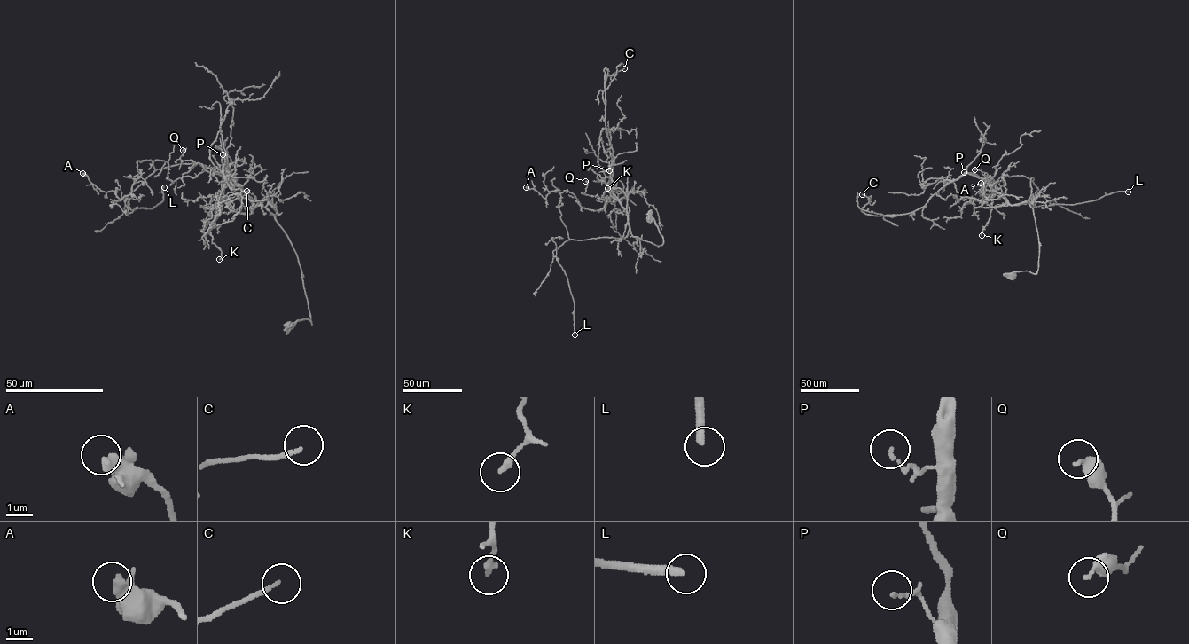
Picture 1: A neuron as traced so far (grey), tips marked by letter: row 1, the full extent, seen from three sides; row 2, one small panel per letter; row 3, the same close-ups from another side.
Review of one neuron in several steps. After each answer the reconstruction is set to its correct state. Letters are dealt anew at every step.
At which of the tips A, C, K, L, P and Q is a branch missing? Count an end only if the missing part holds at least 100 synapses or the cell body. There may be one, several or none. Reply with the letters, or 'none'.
L

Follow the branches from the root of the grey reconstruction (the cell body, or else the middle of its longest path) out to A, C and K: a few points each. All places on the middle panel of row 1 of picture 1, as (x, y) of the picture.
A: (650, 219), (660, 246), (629, 229), (625, 237), (570, 239), (560, 194), (544, 199), (526, 187)
C: (650, 219), (660, 246), (632, 235), (610, 187), (604, 69), (611, 76), (624, 68)
K: (650, 219), (662, 237), (660, 246), (632, 235), (628, 214), (621, 203), (613, 197), (602, 196), (607, 188)

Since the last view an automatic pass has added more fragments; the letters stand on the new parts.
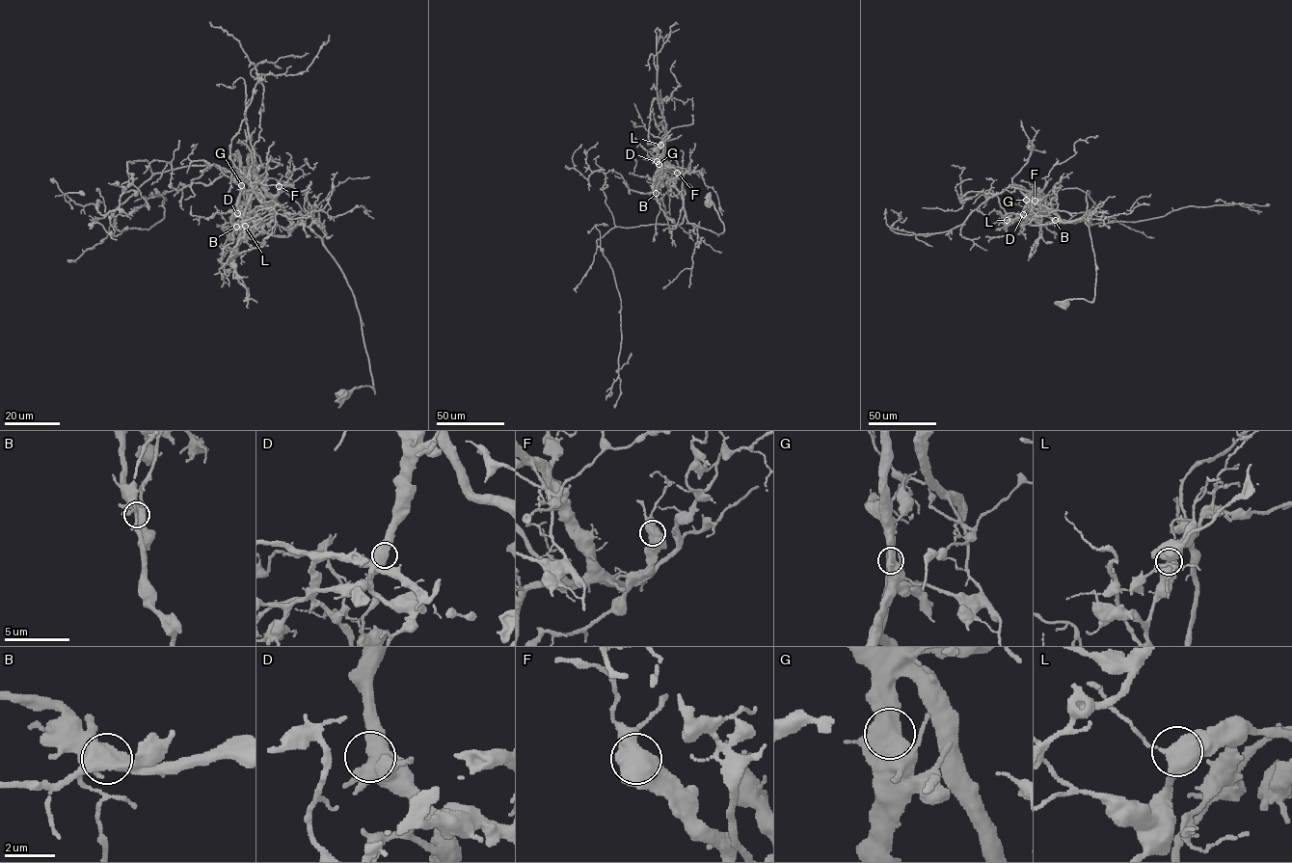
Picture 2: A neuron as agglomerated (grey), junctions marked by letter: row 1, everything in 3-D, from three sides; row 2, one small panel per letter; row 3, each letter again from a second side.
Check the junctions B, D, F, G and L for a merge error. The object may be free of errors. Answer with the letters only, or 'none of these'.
B

